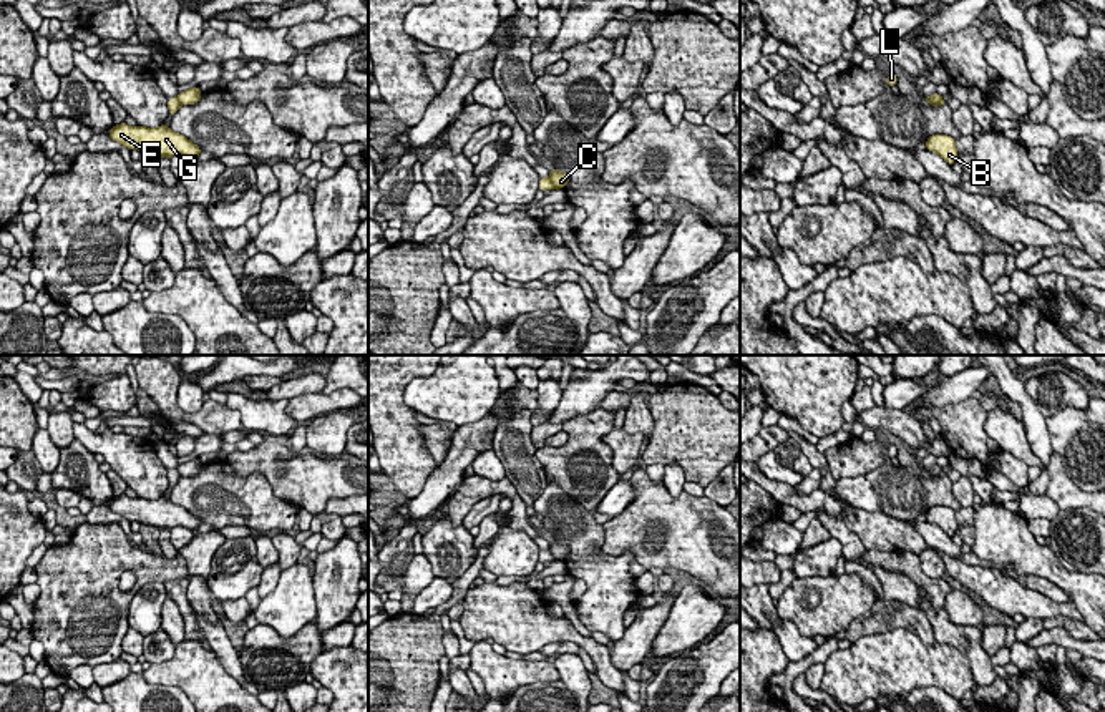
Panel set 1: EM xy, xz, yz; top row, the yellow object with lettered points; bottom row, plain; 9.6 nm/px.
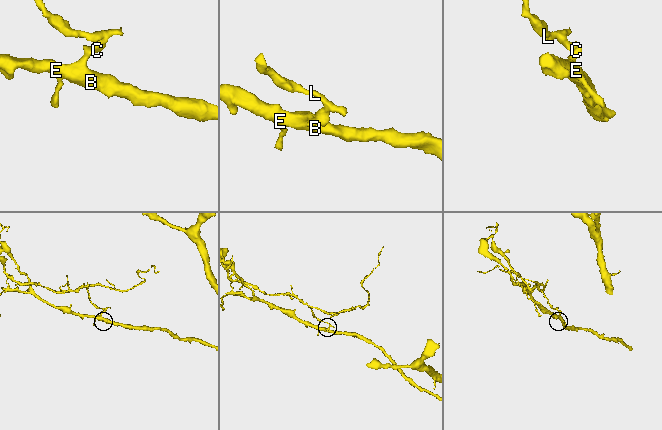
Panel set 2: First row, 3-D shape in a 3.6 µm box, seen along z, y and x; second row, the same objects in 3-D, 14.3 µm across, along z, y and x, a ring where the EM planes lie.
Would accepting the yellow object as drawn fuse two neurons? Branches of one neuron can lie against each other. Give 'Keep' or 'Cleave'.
Cleave

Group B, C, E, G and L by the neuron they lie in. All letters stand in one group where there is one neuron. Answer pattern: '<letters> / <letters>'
B E G / C L

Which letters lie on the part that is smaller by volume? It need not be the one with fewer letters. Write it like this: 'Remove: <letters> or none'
Remove: C, L

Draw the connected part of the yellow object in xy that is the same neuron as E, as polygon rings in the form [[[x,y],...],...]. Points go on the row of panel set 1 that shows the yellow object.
[[[126,123],[114,124],[108,133],[111,139],[131,149],[139,149],[146,154],[156,154],[161,158],[173,158],[184,154],[197,163],[197,156],[202,151],[197,144],[186,136],[174,133],[164,123],[158,128],[129,126]]]

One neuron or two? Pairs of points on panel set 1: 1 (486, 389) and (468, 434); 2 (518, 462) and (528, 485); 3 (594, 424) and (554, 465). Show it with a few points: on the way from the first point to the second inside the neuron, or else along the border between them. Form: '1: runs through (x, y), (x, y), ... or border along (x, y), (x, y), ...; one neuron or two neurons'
1: border along (490, 409), (480, 419), (458, 427); two neurons
2: runs through (521, 467), (528, 480); one neuron
3: runs through (586, 434), (564, 457); one neuron

